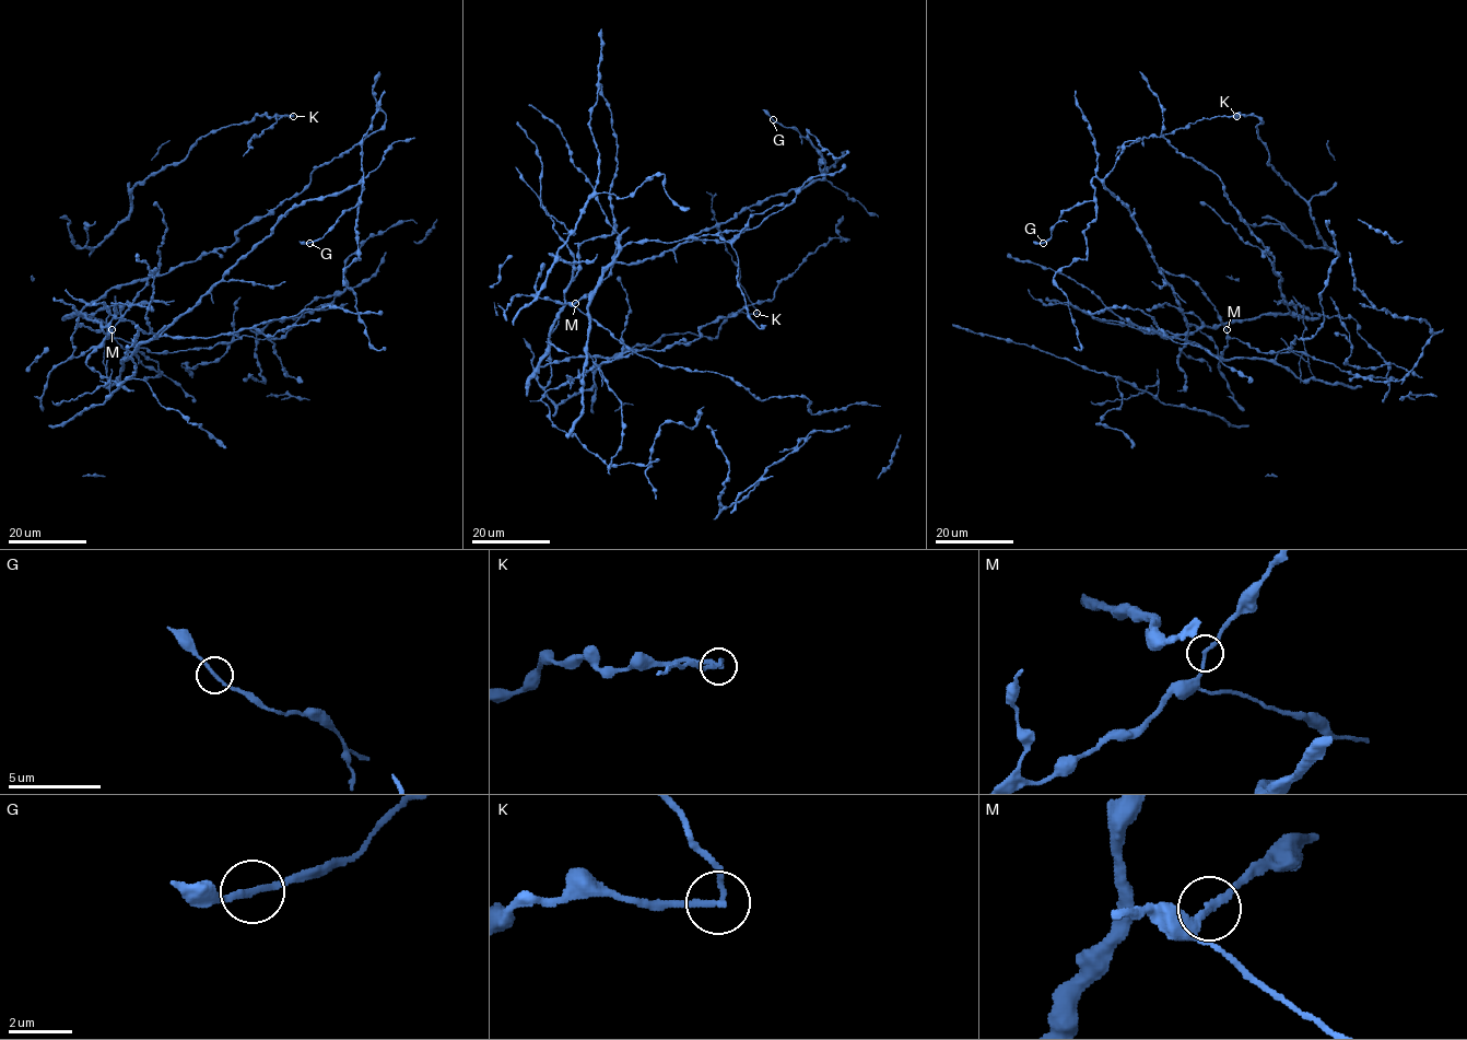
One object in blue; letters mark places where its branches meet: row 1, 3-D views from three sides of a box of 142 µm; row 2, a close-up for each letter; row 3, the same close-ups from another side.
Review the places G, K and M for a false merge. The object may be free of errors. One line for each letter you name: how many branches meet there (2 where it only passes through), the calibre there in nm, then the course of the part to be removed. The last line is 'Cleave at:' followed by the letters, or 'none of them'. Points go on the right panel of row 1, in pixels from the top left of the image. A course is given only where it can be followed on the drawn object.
K: Branches: 2. Thickness 180 nm. Course of the part to remove: (1237, 116), (1203, 118), (1174, 131), (1143, 138), (1123, 147), (1115, 156)
Cleave at: K

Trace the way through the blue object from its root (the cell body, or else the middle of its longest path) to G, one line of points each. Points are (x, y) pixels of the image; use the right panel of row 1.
G: (1346, 318), (1389, 378), (1294, 350), (1219, 359), (1186, 338), (1137, 223), (1095, 176), (1043, 243)

